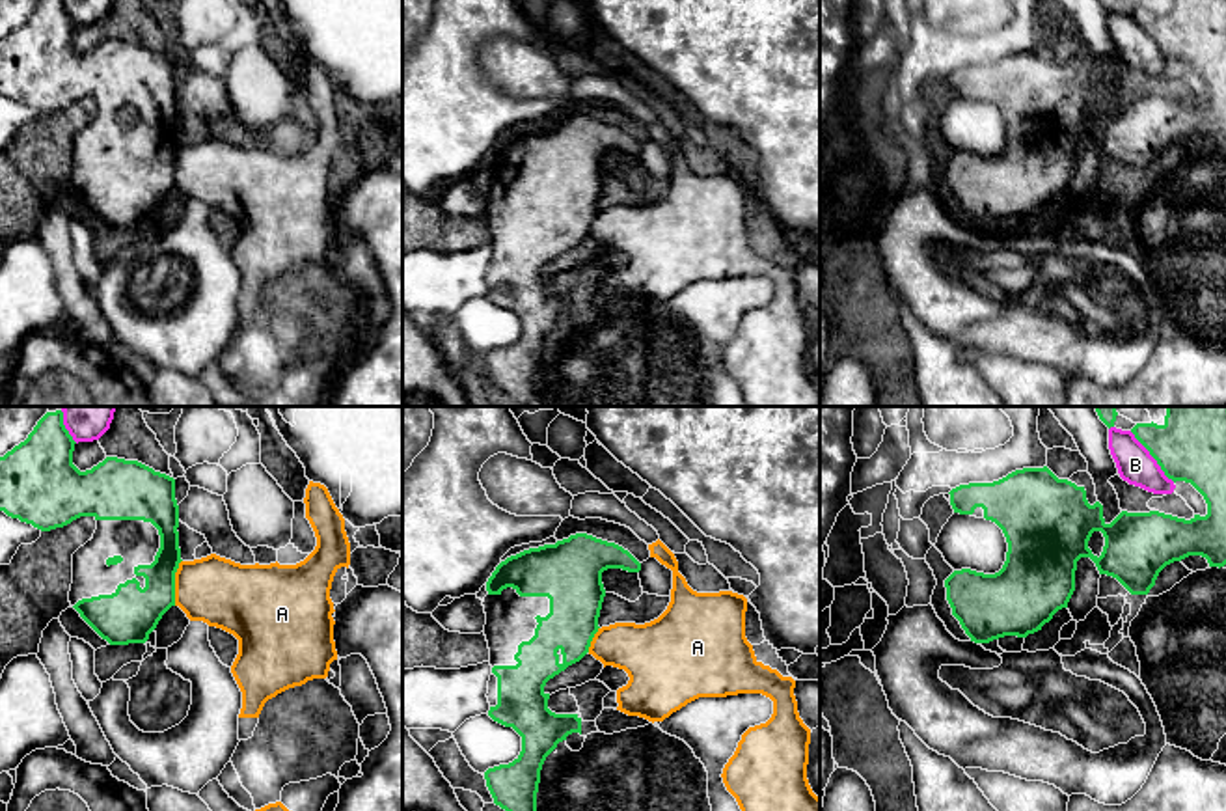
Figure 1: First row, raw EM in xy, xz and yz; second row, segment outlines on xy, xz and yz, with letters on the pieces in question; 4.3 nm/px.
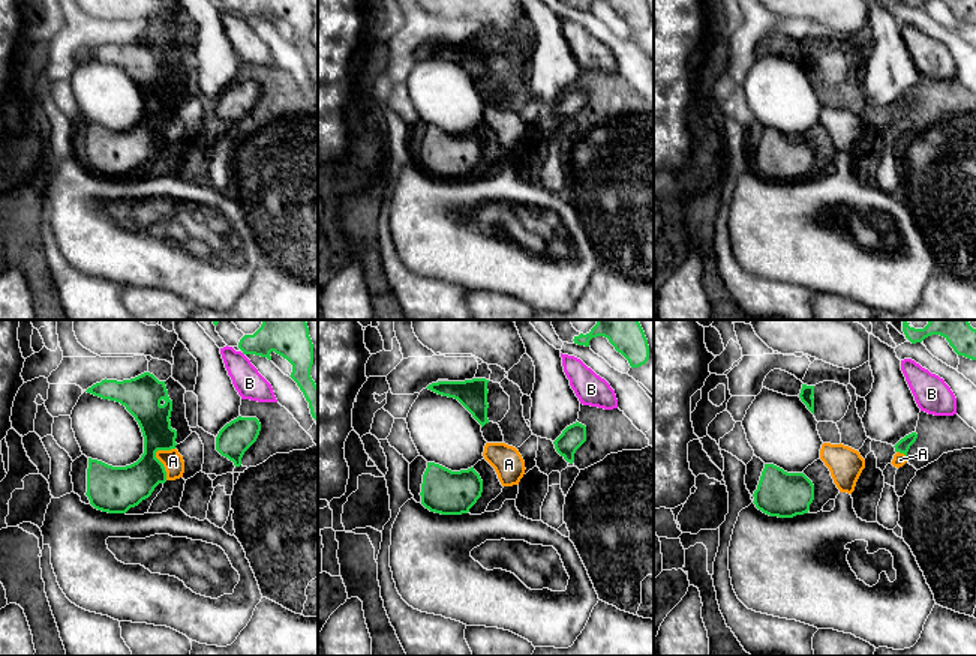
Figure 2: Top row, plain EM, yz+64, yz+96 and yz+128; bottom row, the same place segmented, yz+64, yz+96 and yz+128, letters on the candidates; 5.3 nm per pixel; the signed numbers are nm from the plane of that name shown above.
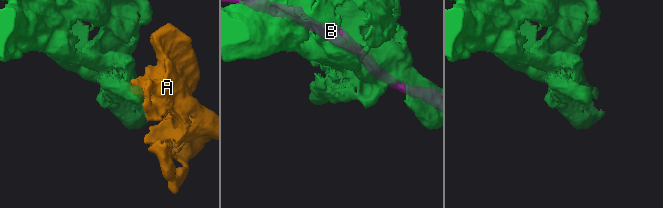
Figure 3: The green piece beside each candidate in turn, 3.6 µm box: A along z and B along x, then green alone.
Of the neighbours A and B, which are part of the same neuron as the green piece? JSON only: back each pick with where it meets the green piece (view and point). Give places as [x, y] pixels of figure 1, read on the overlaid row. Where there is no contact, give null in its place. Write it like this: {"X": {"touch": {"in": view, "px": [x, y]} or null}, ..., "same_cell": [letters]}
{"same_cell": []}

